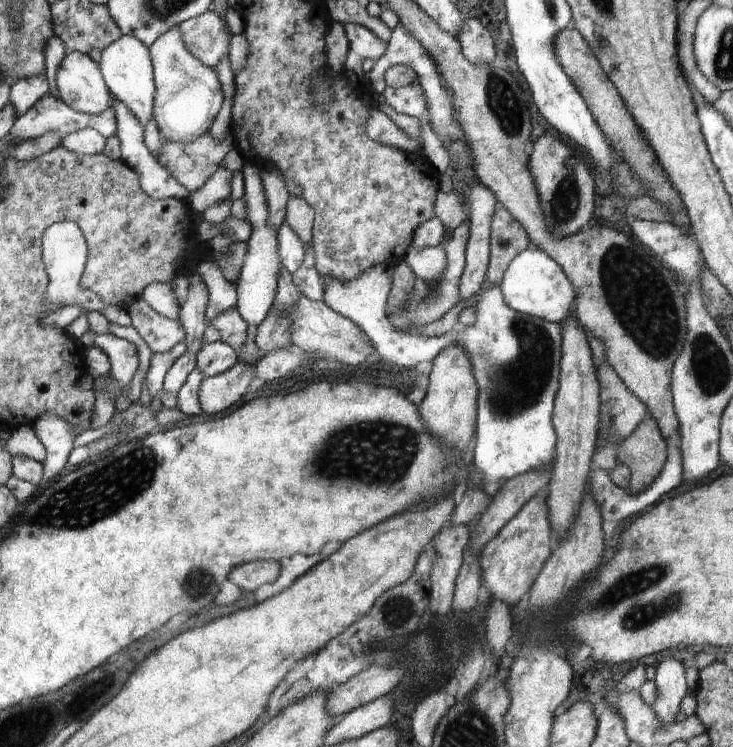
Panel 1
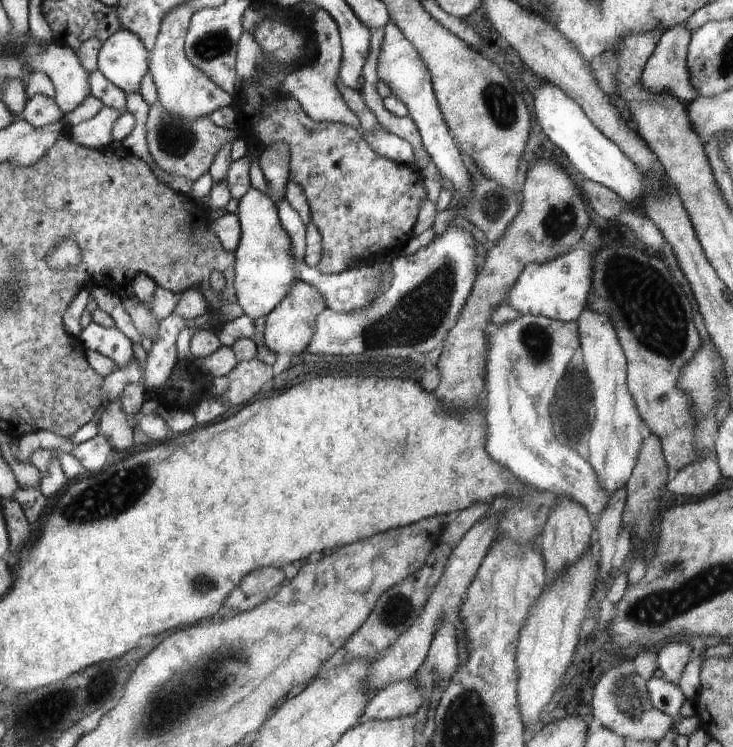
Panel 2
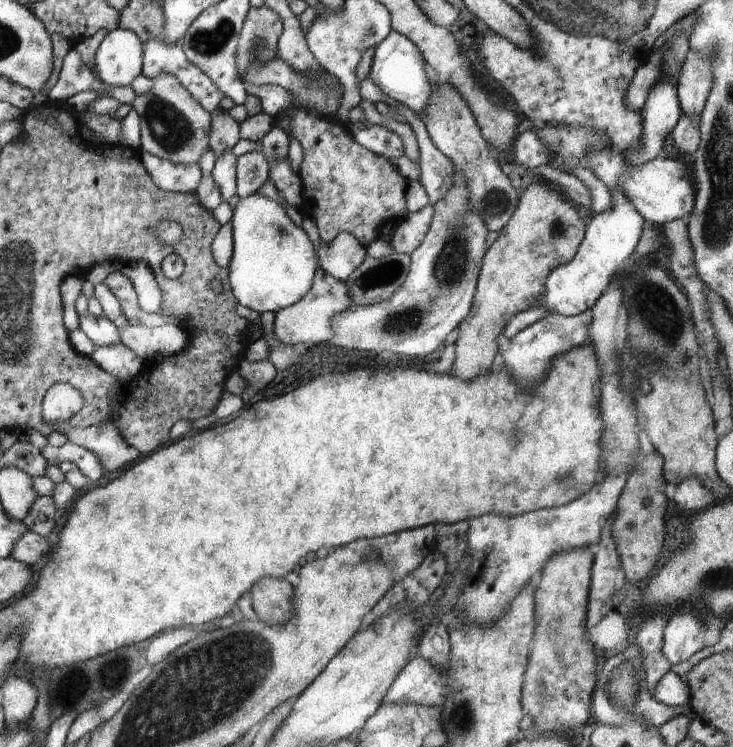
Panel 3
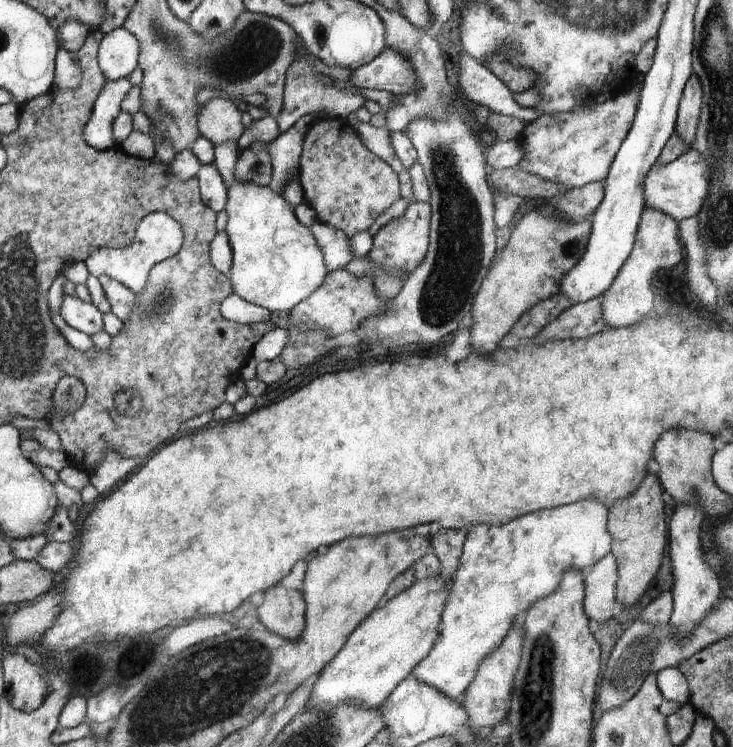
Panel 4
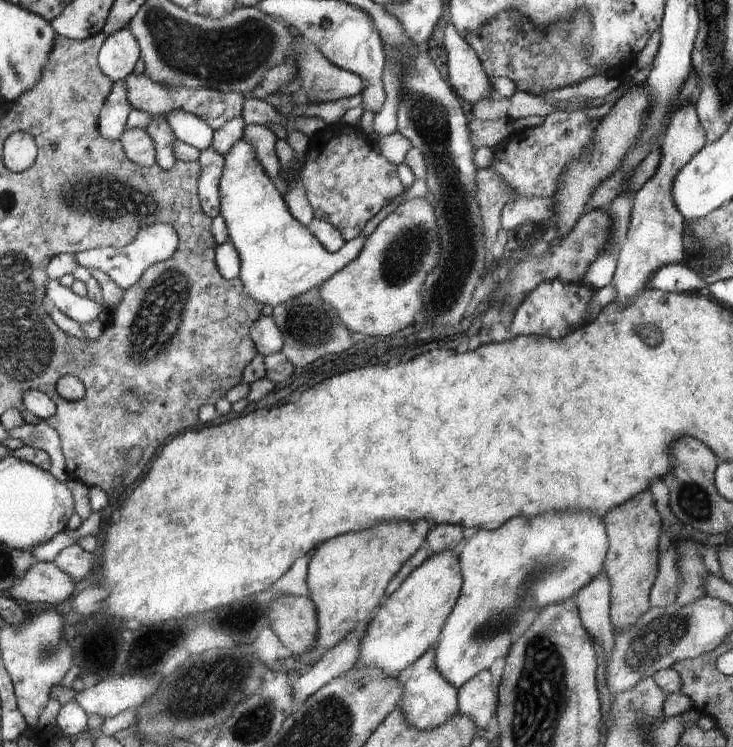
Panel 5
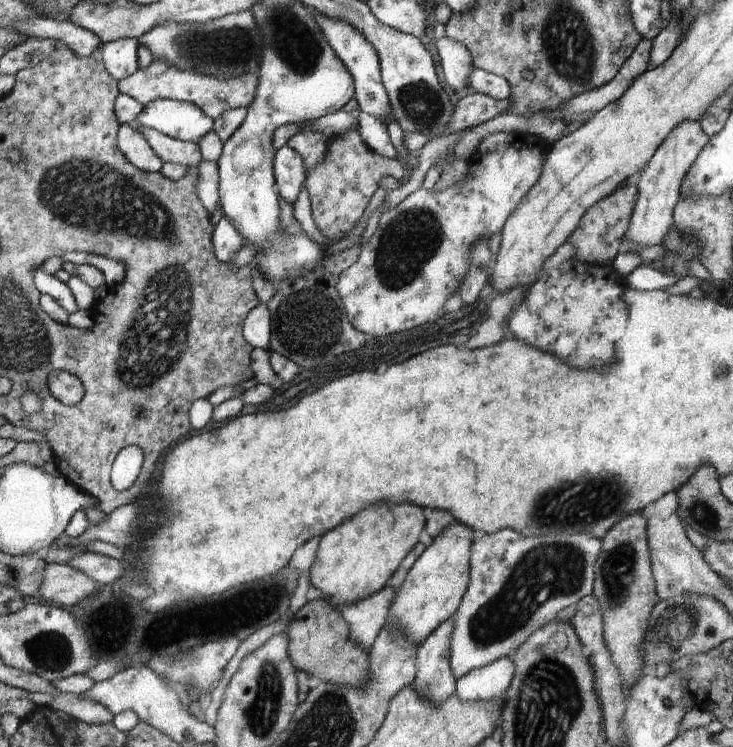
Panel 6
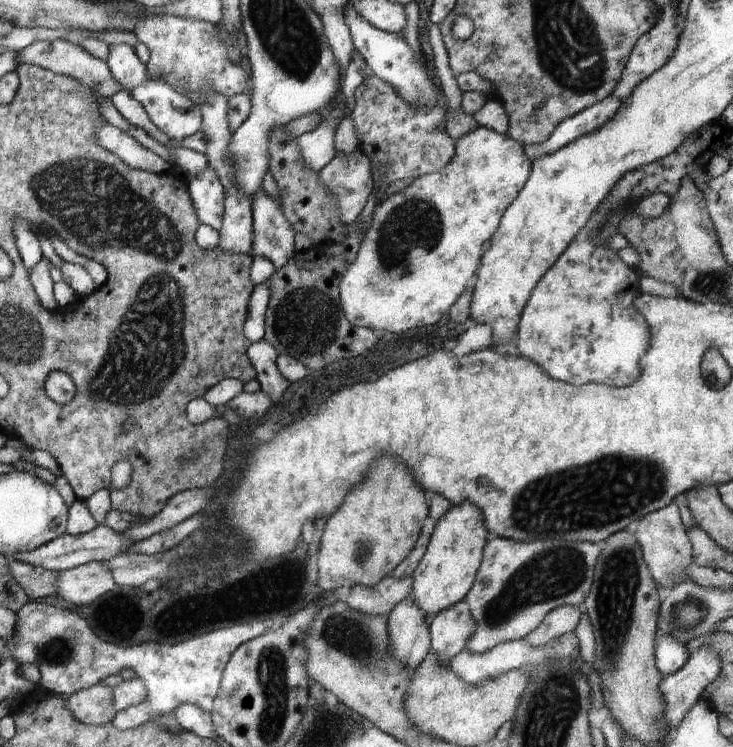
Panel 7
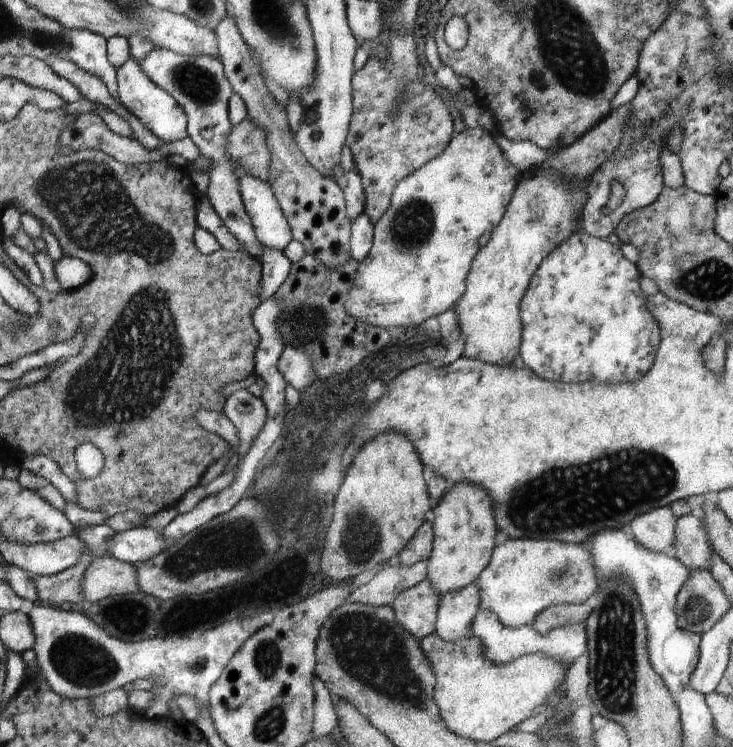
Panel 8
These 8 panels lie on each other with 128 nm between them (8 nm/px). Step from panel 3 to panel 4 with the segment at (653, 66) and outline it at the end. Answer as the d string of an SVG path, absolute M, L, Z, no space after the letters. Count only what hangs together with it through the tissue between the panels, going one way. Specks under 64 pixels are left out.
M634 84L630 91L620 93L606 102L576 107L572 112L544 113L539 119L525 124L522 136L517 137L517 141L522 142L523 157L516 167L568 189L604 181L616 153L632 128L641 84Z

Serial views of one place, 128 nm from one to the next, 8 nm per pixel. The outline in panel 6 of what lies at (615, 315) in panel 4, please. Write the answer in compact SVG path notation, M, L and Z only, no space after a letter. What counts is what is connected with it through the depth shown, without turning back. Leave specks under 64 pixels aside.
M698 121L683 122L664 139L652 160L635 176L637 201L625 234L632 244L661 244L669 234L669 228L673 226L673 210L680 201L679 190L683 178L709 140Z

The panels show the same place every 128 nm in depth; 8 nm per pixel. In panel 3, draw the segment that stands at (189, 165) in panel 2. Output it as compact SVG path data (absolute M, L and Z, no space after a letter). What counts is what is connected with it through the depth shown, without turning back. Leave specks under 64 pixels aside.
M162 73L150 80L152 88L146 94L136 95L131 102L141 120L140 150L176 164L197 164L201 154L210 149L211 114L194 100L173 74Z

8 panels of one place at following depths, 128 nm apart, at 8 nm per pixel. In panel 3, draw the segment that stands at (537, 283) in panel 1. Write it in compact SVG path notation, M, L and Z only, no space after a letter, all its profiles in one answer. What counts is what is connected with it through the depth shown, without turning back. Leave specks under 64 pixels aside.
M619 190L610 192L612 204L611 209L595 213L585 225L585 237L580 243L576 256L565 265L556 267L547 276L543 296L539 304L549 310L549 314L557 314L573 317L591 309L592 305L602 296L602 293L611 283L612 278L617 274L622 265L630 258L638 244L645 218L634 208L631 200L627 199Z

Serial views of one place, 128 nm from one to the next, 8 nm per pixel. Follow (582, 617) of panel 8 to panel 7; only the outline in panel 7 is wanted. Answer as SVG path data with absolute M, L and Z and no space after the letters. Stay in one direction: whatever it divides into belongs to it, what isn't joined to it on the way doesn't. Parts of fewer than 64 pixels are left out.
M564 605L551 610L538 628L529 632L525 640L532 646L545 645L553 638L572 632L582 616L581 606Z

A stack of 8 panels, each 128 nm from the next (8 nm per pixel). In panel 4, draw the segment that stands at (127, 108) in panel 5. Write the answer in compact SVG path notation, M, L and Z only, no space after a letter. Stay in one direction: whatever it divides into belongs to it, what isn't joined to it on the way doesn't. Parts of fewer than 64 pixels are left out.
M128 77L120 80L107 80L94 101L90 120L83 130L84 140L97 149L109 149L116 146L113 142L111 124L119 115L121 102L133 87Z

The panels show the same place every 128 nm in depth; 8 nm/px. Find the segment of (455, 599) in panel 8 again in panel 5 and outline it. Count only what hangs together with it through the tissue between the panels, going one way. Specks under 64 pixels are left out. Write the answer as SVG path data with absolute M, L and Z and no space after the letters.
M437 642L429 648L429 651L426 651L412 663L412 672L403 684L400 708L406 720L419 731L434 728L460 714L457 703L457 688L444 679L435 667L436 647Z

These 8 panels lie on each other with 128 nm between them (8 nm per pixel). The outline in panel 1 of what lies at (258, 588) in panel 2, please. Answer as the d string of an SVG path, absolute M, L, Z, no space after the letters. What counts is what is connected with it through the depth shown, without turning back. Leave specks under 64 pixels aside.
M252 562L252 564L238 564L228 572L228 579L242 589L243 593L248 591L252 595L264 584L274 582L278 578L280 568L276 562Z

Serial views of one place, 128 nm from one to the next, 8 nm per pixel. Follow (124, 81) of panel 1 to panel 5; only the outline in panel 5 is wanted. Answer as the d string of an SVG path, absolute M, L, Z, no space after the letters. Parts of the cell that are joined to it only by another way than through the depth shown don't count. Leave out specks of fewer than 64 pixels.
M126 28L108 35L97 59L102 72L111 81L121 81L134 72L140 57L138 41Z

